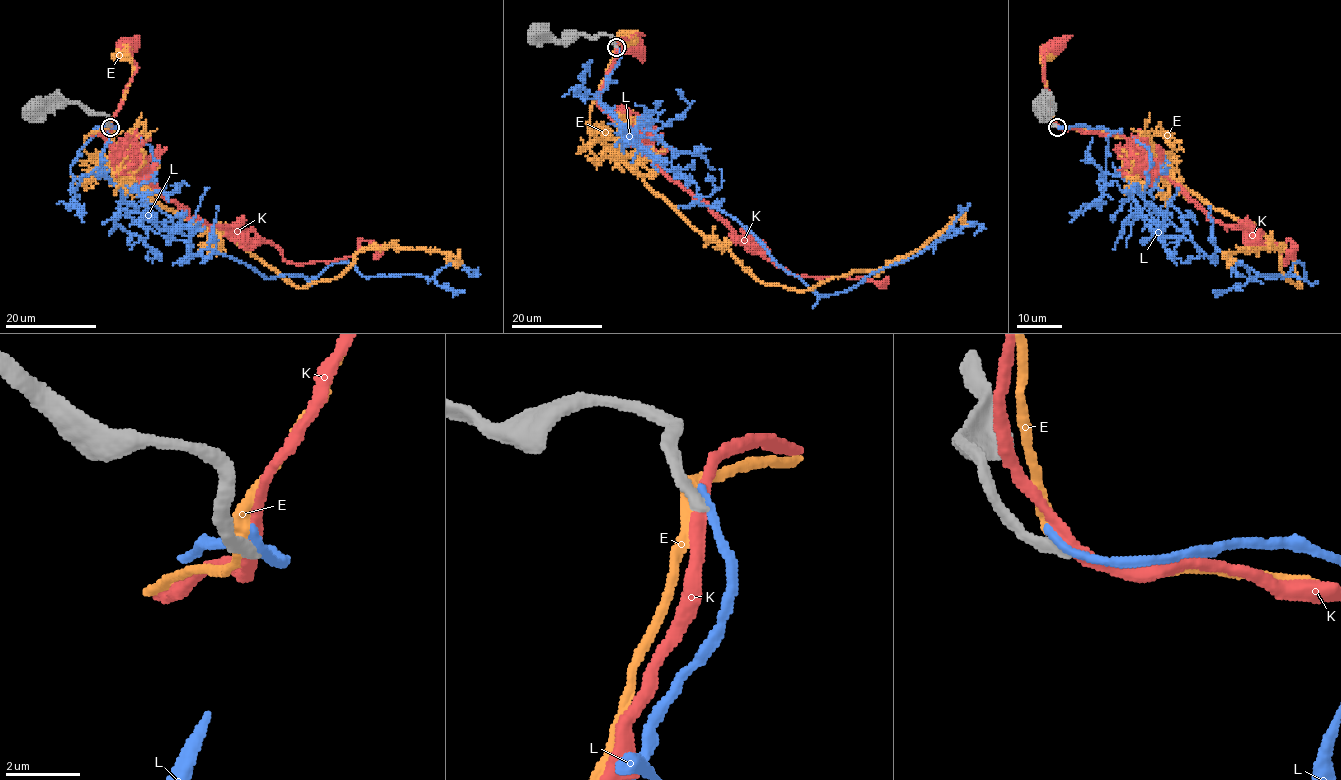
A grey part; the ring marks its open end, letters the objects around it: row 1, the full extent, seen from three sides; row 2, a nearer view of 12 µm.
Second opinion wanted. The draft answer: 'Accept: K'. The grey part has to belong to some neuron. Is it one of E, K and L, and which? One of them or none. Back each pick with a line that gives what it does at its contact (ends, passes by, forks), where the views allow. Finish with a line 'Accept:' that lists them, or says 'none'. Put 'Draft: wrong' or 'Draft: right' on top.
Draft: wrong
Accept: none

